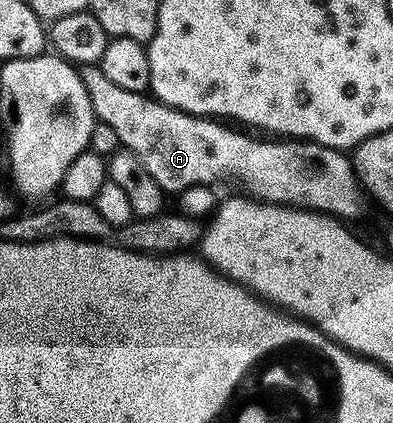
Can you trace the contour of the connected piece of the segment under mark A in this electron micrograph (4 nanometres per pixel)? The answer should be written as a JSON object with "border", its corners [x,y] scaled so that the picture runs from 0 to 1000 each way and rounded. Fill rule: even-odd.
{"border":[[[252,154],[209,156],[204,170],[211,210],[221,210],[221,229],[232,229],[232,258],[244,288],[282,296],[282,307],[303,322],[308,348],[344,362],[344,371],[364,381],[364,400],[374,400],[374,409],[384,409],[384,418],[394,418],[399,435],[425,456],[458,456],[466,447],[509,433],[542,437],[567,430],[570,423],[595,423],[626,442],[621,449],[641,468],[662,470],[669,480],[710,480],[720,489],[812,499],[868,522],[908,518],[929,499],[931,454],[898,402],[896,374],[875,355],[771,329],[656,324],[573,286],[519,272],[478,272],[471,262],[405,241],[387,222],[290,201]]]}

